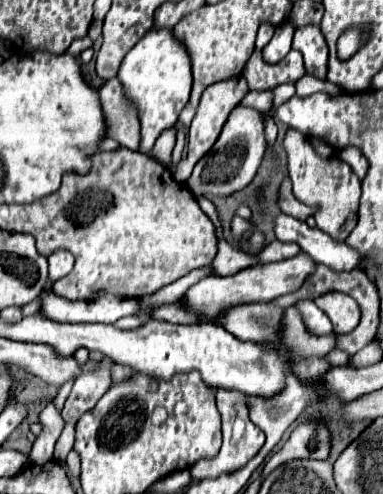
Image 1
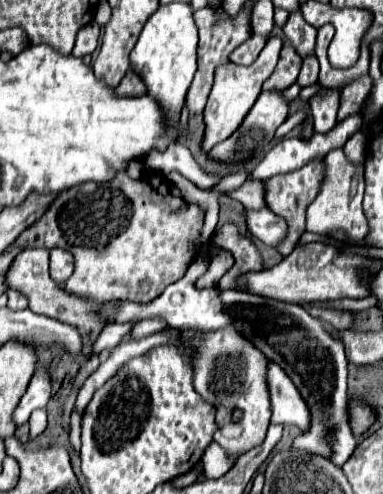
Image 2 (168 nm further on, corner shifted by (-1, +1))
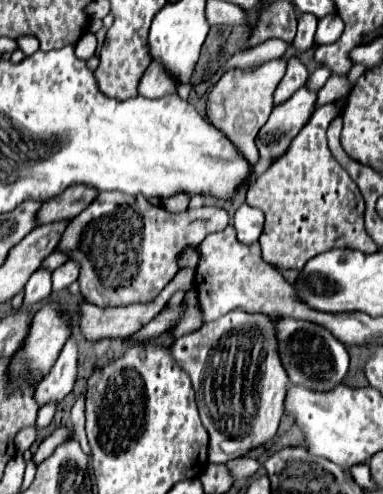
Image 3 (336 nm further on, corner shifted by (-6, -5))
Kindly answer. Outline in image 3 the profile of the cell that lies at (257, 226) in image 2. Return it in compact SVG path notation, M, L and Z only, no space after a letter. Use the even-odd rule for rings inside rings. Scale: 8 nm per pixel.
M243 204L237 212L235 212L235 230L237 230L237 238L243 244L253 244L259 240L259 236L263 234L263 224L265 224L265 216L259 208L253 208L249 204Z

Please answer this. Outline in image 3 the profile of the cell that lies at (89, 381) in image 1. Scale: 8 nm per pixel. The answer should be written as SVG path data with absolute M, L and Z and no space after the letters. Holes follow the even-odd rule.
M233 310L177 338L169 352L191 378L201 422L209 432L209 462L223 464L245 456L275 436L289 380L275 352L275 332L269 316Z

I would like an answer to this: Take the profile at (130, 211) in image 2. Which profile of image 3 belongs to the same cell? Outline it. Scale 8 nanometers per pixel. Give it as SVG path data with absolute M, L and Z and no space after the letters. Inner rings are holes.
M101 192L79 216L75 216L57 250L81 264L81 296L97 306L147 304L177 274L177 256L189 244L199 244L209 232L227 226L225 208L195 208L179 214L151 204L145 196L127 196L123 192Z

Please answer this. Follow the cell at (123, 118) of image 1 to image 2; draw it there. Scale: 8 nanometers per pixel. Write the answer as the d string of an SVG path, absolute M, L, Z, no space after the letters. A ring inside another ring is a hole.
M128 70L124 80L120 82L120 86L116 88L118 96L144 96L146 92L148 92L146 84L142 82L142 78L134 70Z

